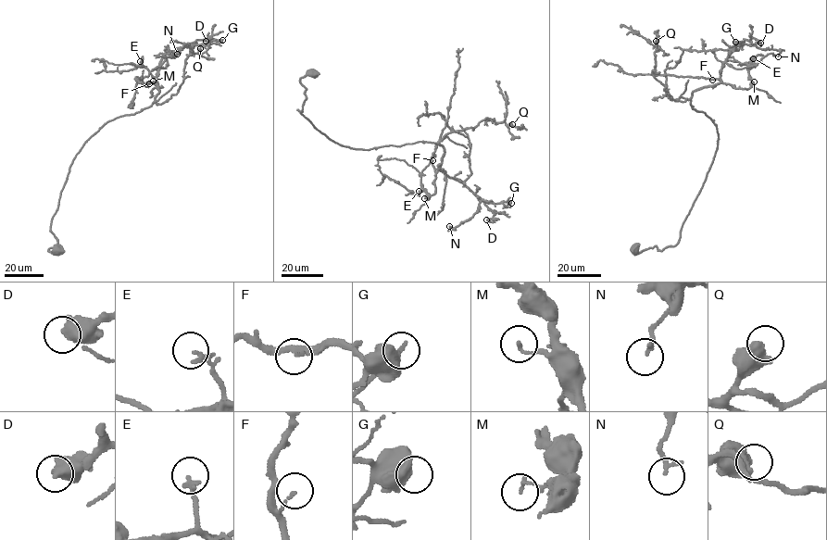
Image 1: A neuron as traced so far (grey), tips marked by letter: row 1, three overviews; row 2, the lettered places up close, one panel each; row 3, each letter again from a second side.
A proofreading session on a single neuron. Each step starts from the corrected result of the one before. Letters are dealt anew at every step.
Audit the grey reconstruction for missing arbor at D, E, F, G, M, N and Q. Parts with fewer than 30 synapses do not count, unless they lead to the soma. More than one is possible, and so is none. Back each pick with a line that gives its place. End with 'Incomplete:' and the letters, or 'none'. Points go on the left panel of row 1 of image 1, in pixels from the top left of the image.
D: place (206, 41)
Incomplete: D

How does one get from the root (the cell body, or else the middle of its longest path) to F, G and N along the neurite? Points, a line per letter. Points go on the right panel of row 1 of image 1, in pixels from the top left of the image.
F: (698, 111), (690, 105), (692, 94), (722, 82), (712, 80)
G: (698, 111), (690, 105), (692, 94), (720, 81), (720, 69), (730, 48), (742, 44), (734, 44), (735, 42)
N: (698, 111), (690, 105), (692, 94), (720, 81), (720, 69), (730, 47), (754, 44), (779, 50), (778, 56)

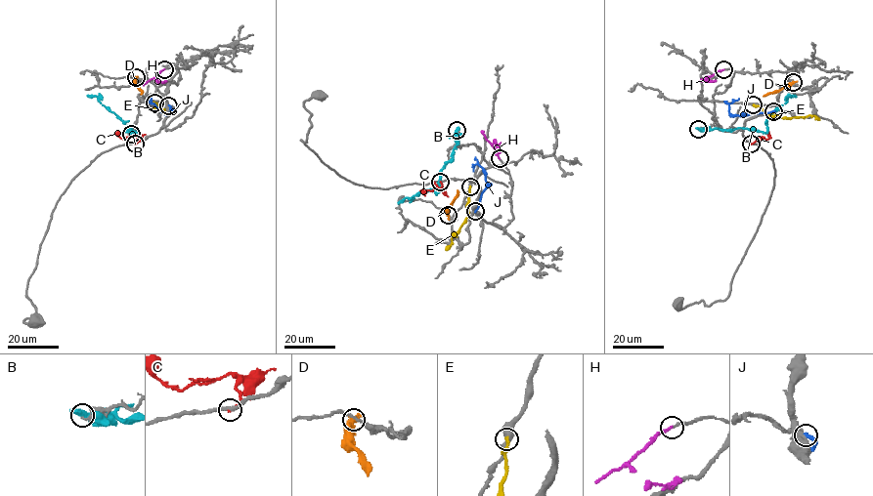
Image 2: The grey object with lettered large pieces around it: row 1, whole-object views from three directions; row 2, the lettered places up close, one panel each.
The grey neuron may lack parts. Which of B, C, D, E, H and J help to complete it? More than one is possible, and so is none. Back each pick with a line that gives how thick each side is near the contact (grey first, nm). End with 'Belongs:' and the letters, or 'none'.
H: 150/170 nm
Belongs: H

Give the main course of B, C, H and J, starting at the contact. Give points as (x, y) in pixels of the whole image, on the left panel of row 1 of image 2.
B: (131, 134), (136, 133), (128, 129), (132, 130), (95, 96), (87, 96)
C: (135, 144), (137, 137), (121, 139), (117, 131)
H: (164, 69), (154, 77), (163, 82)
J: (168, 105), (173, 111), (164, 114), (151, 101), (151, 98)

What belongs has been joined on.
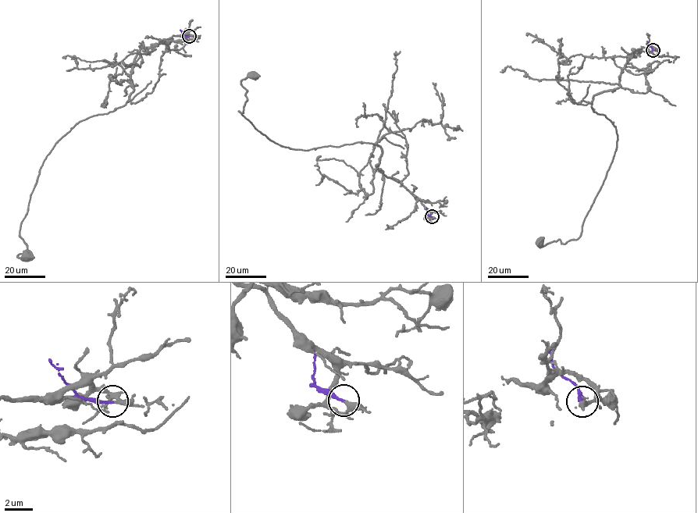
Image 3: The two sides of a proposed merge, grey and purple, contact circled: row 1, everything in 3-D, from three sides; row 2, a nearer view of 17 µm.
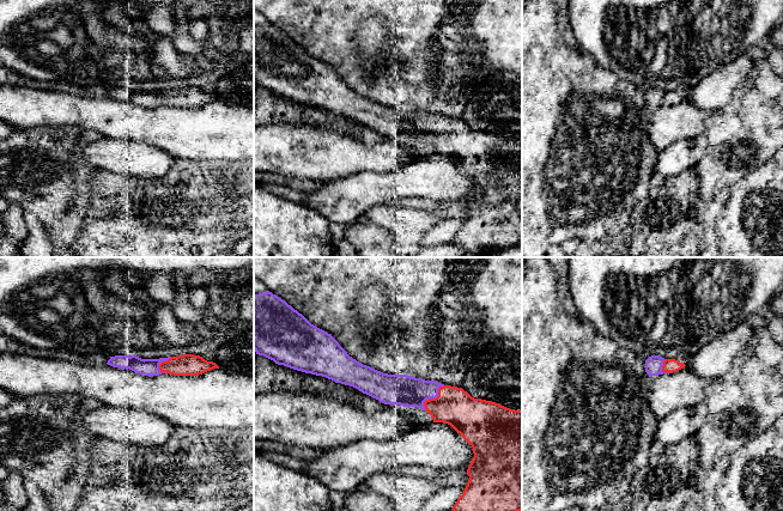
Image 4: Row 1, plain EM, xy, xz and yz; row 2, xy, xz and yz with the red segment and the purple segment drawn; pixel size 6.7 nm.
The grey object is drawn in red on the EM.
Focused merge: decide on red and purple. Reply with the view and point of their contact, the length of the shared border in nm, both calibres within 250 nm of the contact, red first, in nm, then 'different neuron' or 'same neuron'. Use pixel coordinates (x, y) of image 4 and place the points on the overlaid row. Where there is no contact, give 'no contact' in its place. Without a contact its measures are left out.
meets red in xz at (432, 399); contact 220 nm long; 260 nm thick on the red side, 200 nm on the other; same neuron

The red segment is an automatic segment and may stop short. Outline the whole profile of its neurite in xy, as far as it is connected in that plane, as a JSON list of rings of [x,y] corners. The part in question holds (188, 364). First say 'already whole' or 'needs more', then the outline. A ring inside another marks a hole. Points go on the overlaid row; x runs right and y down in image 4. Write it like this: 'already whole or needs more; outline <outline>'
needs more; outline [[[183,354],[159,359],[141,359],[136,355],[115,355],[107,363],[121,370],[129,369],[136,373],[153,377],[162,373],[174,376],[198,376],[210,370],[219,369],[213,361],[207,361],[200,355]]]

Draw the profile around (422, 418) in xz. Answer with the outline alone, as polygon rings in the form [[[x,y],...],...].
[[[406,407],[406,408],[414,418],[413,420],[414,428],[429,426],[431,422],[433,422],[431,415],[426,410],[417,407]]]

